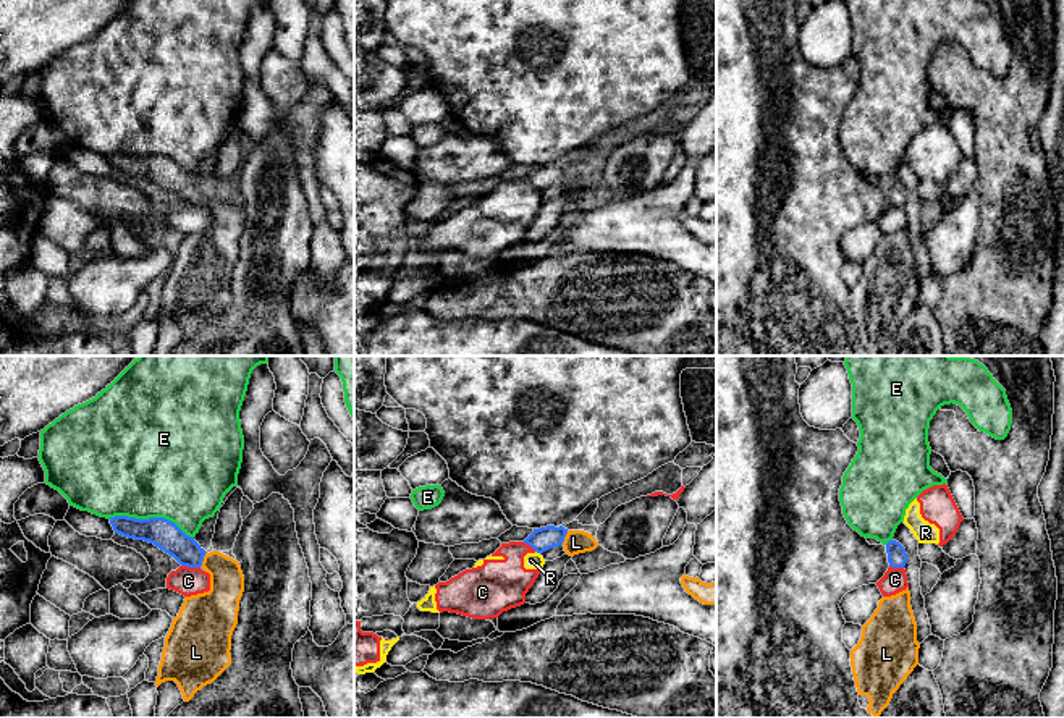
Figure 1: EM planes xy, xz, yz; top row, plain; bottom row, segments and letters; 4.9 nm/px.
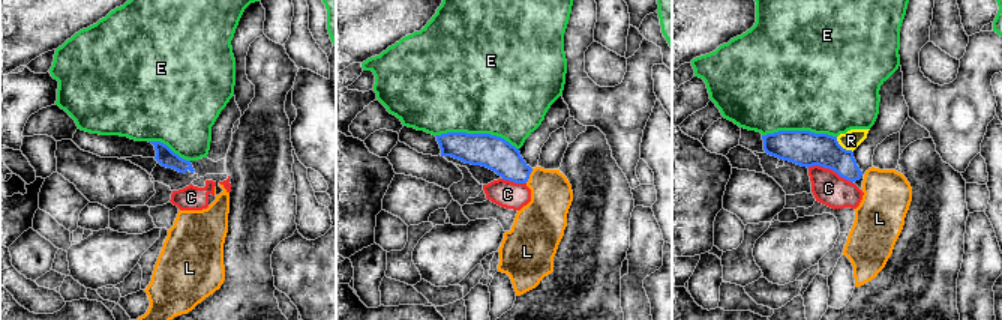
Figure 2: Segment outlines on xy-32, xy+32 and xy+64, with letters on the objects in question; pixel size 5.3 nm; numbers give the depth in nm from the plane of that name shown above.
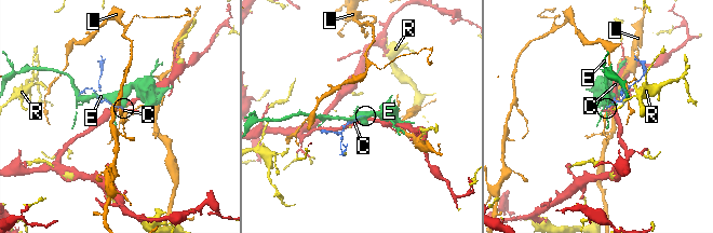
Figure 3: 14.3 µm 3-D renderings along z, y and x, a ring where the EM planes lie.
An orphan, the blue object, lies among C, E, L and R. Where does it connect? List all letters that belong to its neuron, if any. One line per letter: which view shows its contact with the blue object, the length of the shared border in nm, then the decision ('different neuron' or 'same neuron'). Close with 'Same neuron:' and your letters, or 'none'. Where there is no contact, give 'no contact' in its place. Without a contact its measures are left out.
C: meets blue in xy; contact 100 nm long; different neuron
E: meets blue in xy; contact 440 nm long; different neuron
L: meets blue in xy; contact 90 nm long; same neuron
R: meets blue in xz; contact 40 nm long; different neuron
Same neuron: L

